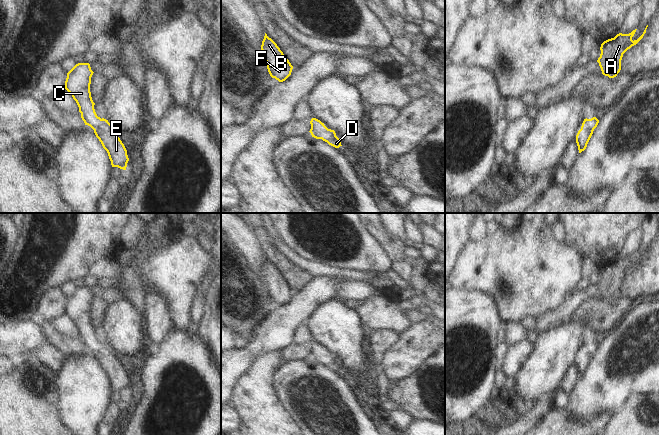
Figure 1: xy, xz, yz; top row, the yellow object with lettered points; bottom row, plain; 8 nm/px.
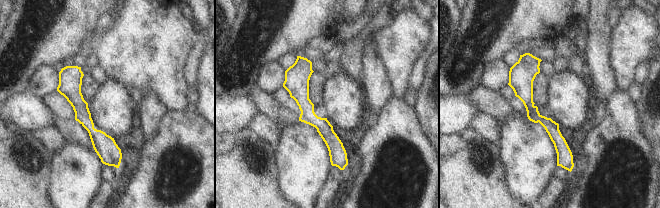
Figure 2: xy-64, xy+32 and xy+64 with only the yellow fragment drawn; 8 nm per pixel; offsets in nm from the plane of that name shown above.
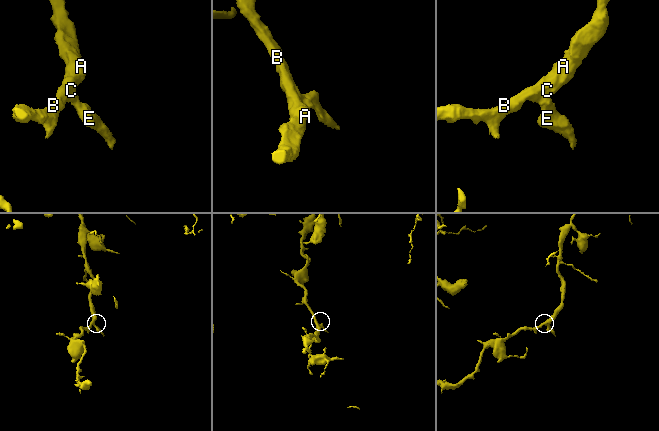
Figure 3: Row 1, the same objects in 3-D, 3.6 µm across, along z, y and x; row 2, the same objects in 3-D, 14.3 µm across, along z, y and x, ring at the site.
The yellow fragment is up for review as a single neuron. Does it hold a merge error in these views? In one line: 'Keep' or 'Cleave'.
Keep

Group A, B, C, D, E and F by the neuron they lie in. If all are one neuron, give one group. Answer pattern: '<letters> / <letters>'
A B C D E F

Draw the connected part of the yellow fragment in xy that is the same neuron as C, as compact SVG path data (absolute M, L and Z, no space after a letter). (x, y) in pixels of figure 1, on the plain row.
M78 287L68 297L65 313L76 325L81 342L85 349L90 350L107 375L112 391L126 394L129 385L127 374L118 361L115 352L104 342L97 340L90 316L93 299L89 287Z

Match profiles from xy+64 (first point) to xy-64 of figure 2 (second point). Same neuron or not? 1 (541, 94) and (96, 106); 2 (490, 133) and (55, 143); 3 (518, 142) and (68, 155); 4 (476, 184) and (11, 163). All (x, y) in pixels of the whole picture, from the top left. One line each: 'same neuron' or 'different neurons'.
1: different neurons
2: same neuron
3: same neuron
4: same neuron

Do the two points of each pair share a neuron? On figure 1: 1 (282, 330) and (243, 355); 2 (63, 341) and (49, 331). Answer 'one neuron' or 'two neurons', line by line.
1: one neuron
2: one neuron

